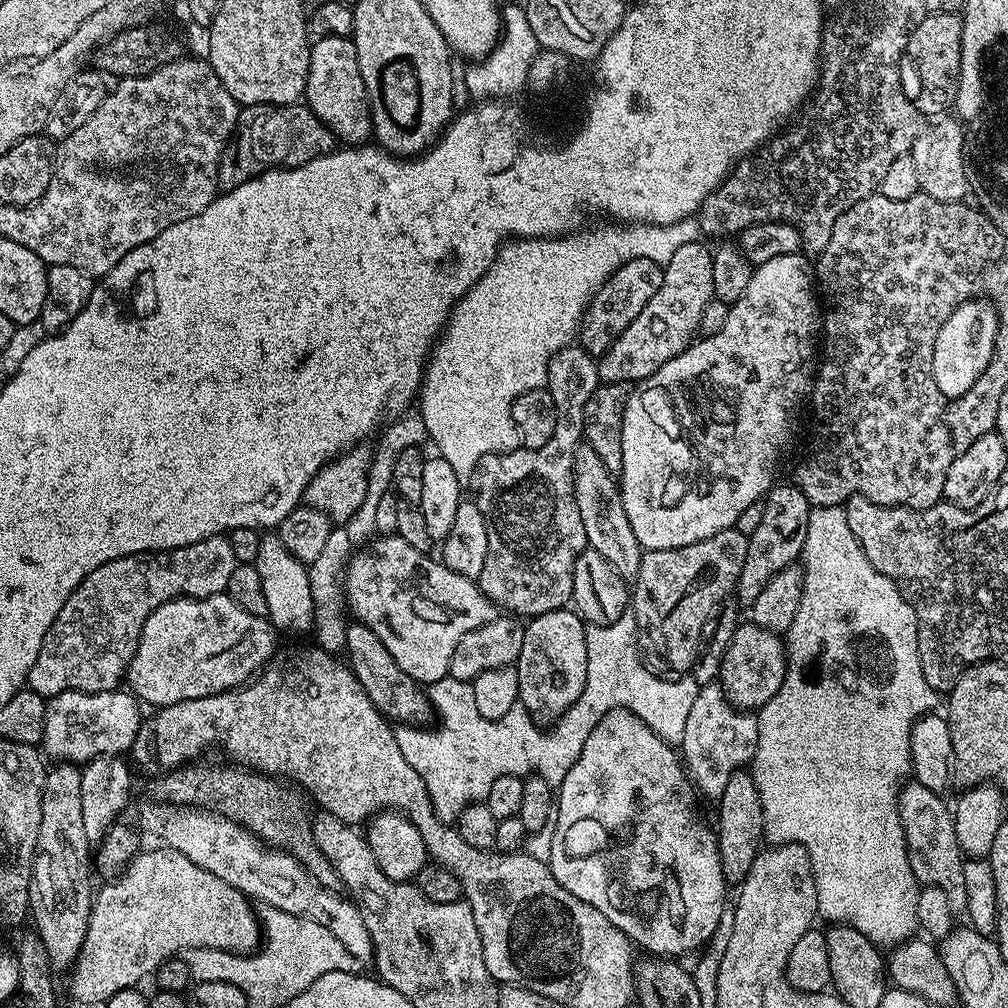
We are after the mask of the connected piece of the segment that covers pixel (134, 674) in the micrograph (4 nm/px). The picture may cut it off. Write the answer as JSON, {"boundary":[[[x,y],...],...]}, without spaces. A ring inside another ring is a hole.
{"boundary":[[[224,592],[213,596],[182,596],[168,600],[158,606],[150,618],[146,618],[134,658],[128,663],[126,684],[137,700],[156,708],[230,692],[233,688],[249,683],[272,659],[278,648],[276,636],[277,629],[269,619],[242,610],[242,606],[238,606],[238,602],[234,602],[234,598]]]}

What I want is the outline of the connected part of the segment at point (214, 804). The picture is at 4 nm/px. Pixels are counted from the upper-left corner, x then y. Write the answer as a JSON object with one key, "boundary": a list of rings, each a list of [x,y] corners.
{"boundary":[[[235,762],[204,763],[185,764],[183,768],[174,768],[155,777],[151,781],[151,799],[161,804],[178,804],[225,816],[253,832],[265,846],[279,848],[293,856],[311,876],[318,878],[318,882],[326,886],[326,890],[341,891],[338,870],[334,870],[326,854],[318,850],[318,842],[314,842],[312,833],[313,817],[308,816],[303,802],[300,801],[301,793],[291,783],[268,776],[264,772],[254,772]]]}

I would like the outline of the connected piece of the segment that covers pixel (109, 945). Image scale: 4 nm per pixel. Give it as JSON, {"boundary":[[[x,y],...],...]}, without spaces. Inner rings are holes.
{"boundary":[[[167,846],[155,847],[150,849],[149,852],[147,850],[137,852],[136,857],[129,862],[127,868],[124,869],[123,874],[118,879],[107,881],[103,885],[104,889],[95,893],[85,941],[82,942],[80,953],[78,953],[75,964],[70,969],[72,977],[68,980],[68,988],[72,991],[73,998],[80,1004],[96,1004],[96,1006],[100,1006],[114,994],[121,992],[122,989],[136,988],[143,976],[151,977],[163,960],[173,959],[183,949],[217,948],[218,950],[235,952],[237,954],[252,954],[259,949],[262,943],[261,924],[257,919],[257,913],[254,911],[253,906],[251,908],[248,905],[251,904],[249,897],[244,896],[238,890],[234,890],[234,886],[222,882],[222,878],[216,877],[215,874],[210,874],[210,870],[202,870],[202,866],[194,866],[194,862],[190,862],[190,858],[186,858],[186,854],[178,854],[178,850]]]}

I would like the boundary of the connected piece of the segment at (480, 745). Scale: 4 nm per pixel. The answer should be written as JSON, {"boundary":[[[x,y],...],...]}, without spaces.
{"boundary":[[[625,614],[622,618],[618,618],[618,622],[610,622],[606,626],[587,625],[584,629],[584,637],[586,638],[586,686],[578,702],[574,702],[574,706],[570,706],[570,710],[566,710],[566,714],[547,730],[537,724],[519,702],[501,720],[482,718],[482,714],[478,714],[478,705],[474,703],[474,690],[469,681],[446,675],[438,682],[427,685],[428,701],[438,717],[438,723],[432,727],[400,726],[395,729],[395,733],[398,750],[402,750],[406,762],[410,762],[410,766],[414,766],[414,770],[420,775],[443,824],[455,825],[465,806],[487,801],[490,786],[494,786],[494,778],[503,776],[523,778],[535,774],[542,777],[553,790],[559,789],[570,766],[579,764],[582,746],[586,746],[586,738],[590,738],[600,719],[615,708],[625,708],[633,712],[667,744],[680,745],[682,733],[686,731],[686,718],[690,715],[690,706],[694,706],[694,698],[700,689],[696,679],[691,674],[684,674],[676,678],[676,681],[659,680],[654,673],[647,672],[643,662],[640,661],[636,618],[631,614]]]}

